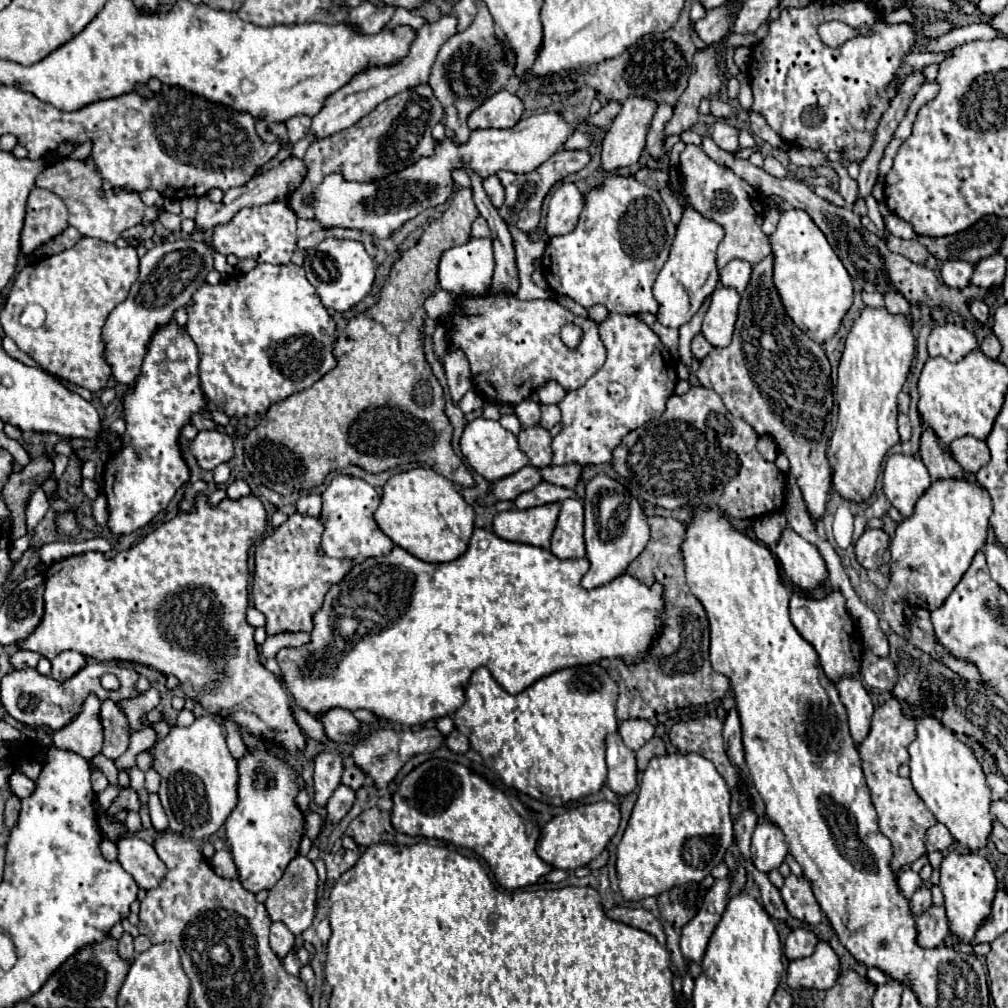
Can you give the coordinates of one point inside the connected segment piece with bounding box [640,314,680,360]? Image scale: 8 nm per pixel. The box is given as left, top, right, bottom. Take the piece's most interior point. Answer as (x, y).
(669, 336)

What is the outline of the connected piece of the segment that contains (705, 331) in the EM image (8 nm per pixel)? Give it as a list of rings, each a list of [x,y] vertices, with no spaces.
[[[718,286],[716,292],[712,292],[712,302],[710,308],[706,310],[704,324],[702,324],[702,336],[712,346],[730,344],[736,316],[738,316],[738,304],[740,304],[740,296],[732,288]]]

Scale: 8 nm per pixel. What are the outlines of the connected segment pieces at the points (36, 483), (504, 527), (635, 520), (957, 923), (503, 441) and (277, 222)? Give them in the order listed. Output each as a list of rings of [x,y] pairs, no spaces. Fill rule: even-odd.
[[[44,454],[42,458],[34,458],[22,472],[12,474],[6,482],[2,496],[12,512],[11,539],[14,541],[26,534],[26,504],[36,488],[40,488],[46,478],[54,472],[52,458]]]
[[[546,504],[528,510],[506,510],[494,516],[492,530],[508,542],[520,542],[550,550],[550,536],[558,520],[560,504]]]
[[[594,476],[582,498],[584,512],[586,512],[586,528],[584,528],[584,542],[586,542],[586,558],[590,562],[590,570],[580,580],[580,586],[590,590],[612,582],[616,576],[622,576],[628,564],[644,550],[650,538],[650,528],[646,516],[638,504],[638,500],[616,480],[608,476]]]
[[[950,852],[940,866],[940,888],[944,892],[944,908],[950,922],[950,932],[954,936],[960,936],[962,944],[970,944],[976,930],[988,922],[992,900],[998,890],[990,862],[976,852]]]
[[[476,418],[476,420],[468,422],[464,428],[464,434],[462,434],[462,440],[460,440],[460,448],[466,456],[466,460],[470,462],[470,466],[490,482],[506,478],[506,476],[518,472],[520,468],[528,466],[528,462],[530,462],[528,456],[520,450],[518,438],[510,430],[502,428],[500,422],[496,422],[496,420]]]
[[[288,202],[242,208],[228,224],[218,224],[212,230],[212,242],[224,256],[236,254],[238,258],[254,258],[256,262],[288,264],[296,248],[296,214],[288,208]]]

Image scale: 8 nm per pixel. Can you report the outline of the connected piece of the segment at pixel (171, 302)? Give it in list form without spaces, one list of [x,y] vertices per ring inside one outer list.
[[[192,238],[160,242],[140,258],[138,280],[132,284],[128,298],[110,312],[104,324],[104,360],[112,368],[112,378],[116,382],[132,384],[136,380],[156,328],[168,324],[176,308],[192,304],[192,294],[212,268],[212,250],[204,242],[194,242]]]

